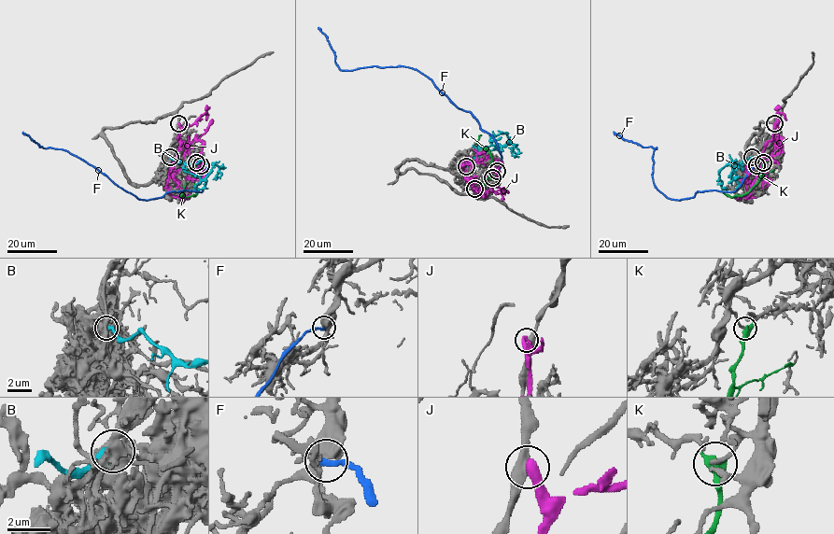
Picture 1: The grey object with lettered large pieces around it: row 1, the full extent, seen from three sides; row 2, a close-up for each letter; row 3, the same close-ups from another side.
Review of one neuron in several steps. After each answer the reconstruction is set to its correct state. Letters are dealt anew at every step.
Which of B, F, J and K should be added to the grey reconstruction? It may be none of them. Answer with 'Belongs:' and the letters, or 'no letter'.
Belongs: no letter

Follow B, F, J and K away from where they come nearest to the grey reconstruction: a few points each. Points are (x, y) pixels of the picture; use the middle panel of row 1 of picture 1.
B: (465, 166), (484, 152), (504, 147), (508, 139), (505, 133), (491, 135), (489, 139), (496, 140), (501, 136)
F: (497, 171), (502, 163), (497, 144), (425, 76), (404, 66), (341, 70), (318, 27)
J: (474, 188), (478, 193), (485, 194), (499, 180), (498, 168), (501, 163), (481, 153)
K: (492, 177), (489, 151), (477, 142), (481, 134)

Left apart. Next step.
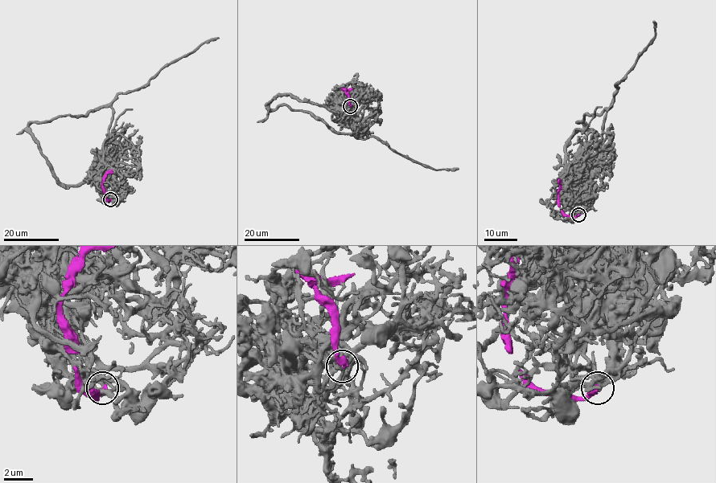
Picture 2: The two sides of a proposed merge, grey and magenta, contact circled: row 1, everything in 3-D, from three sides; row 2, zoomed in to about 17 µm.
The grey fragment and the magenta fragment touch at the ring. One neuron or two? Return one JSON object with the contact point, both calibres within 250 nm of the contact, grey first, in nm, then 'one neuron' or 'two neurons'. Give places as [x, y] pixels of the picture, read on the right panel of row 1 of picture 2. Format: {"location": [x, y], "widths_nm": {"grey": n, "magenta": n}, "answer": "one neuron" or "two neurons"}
{"location": [578, 214], "widths_nm": {"grey": 240, "magenta": 380}, "answer": "two neurons"}

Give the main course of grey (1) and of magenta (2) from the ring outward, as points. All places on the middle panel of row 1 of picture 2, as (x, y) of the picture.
1: (350, 106), (344, 111), (346, 124), (359, 139), (379, 138), (403, 156), (435, 169), (458, 169)
2: (350, 106), (348, 96), (343, 88), (352, 88)

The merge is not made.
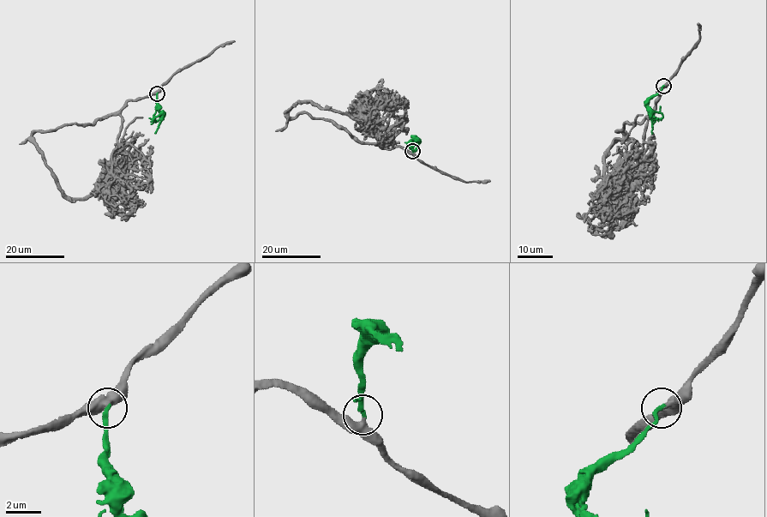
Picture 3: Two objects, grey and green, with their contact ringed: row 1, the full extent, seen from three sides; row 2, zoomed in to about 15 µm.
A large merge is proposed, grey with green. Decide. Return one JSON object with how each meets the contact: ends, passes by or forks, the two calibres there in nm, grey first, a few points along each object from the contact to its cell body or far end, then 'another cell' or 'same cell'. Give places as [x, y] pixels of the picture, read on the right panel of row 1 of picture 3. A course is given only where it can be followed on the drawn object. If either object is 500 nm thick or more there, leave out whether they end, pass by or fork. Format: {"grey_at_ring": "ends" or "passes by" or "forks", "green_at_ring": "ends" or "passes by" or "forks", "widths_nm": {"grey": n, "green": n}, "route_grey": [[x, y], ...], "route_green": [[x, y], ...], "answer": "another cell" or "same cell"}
{"grey_at_ring": "passes by", "green_at_ring": "ends", "widths_nm": {"grey": 280, "green": 280}, "route_grey": [[662, 86], [652, 113], [617, 131], [622, 132], [622, 138], [605, 158], [602, 184]], "route_green": [[662, 86], [649, 100], [652, 134]], "answer": "same cell"}

